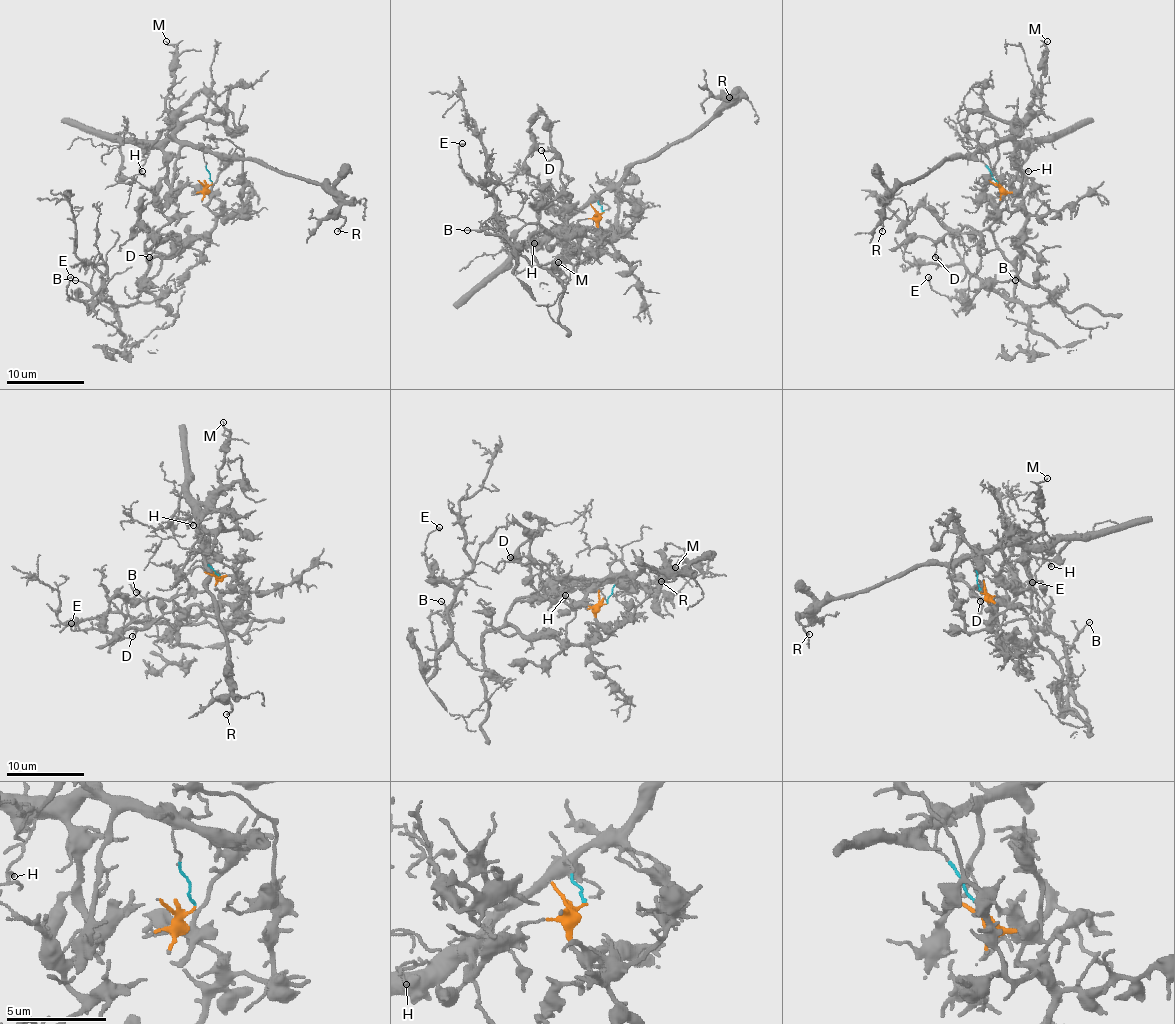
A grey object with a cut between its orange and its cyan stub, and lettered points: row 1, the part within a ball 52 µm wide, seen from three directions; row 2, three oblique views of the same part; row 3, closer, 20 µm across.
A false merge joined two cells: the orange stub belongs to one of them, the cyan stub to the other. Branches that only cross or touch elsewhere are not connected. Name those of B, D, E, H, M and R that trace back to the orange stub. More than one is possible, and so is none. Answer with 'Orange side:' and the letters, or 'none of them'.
Orange side: B, D, E

